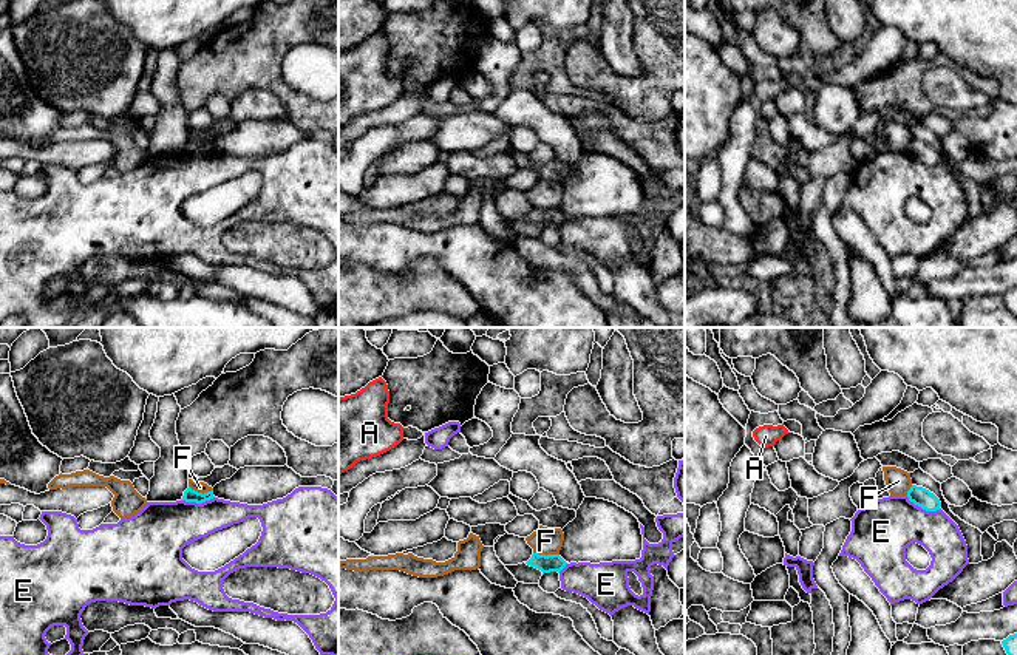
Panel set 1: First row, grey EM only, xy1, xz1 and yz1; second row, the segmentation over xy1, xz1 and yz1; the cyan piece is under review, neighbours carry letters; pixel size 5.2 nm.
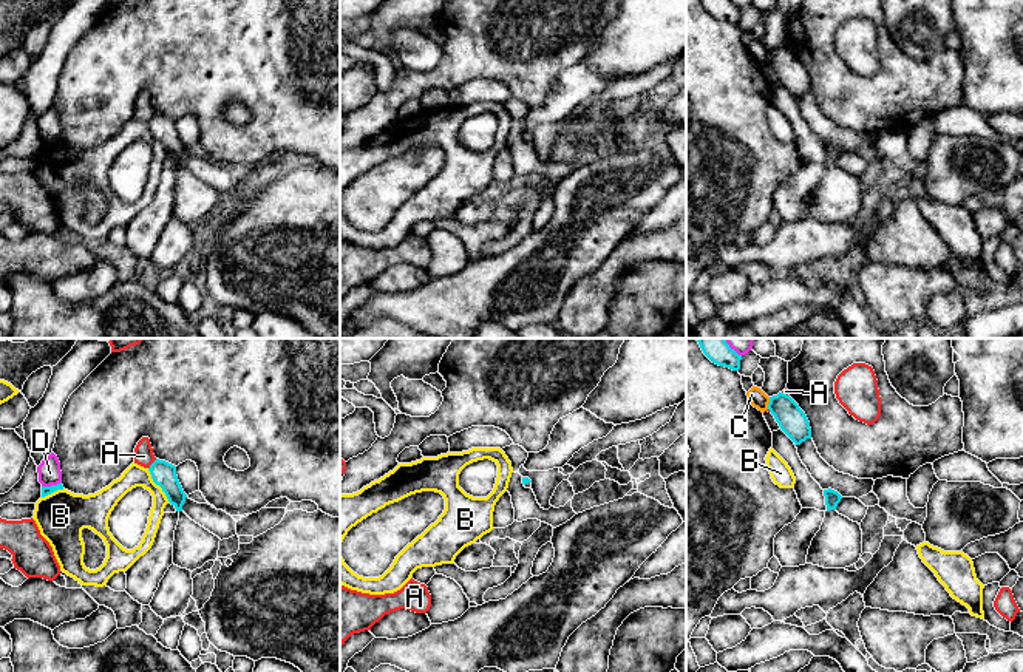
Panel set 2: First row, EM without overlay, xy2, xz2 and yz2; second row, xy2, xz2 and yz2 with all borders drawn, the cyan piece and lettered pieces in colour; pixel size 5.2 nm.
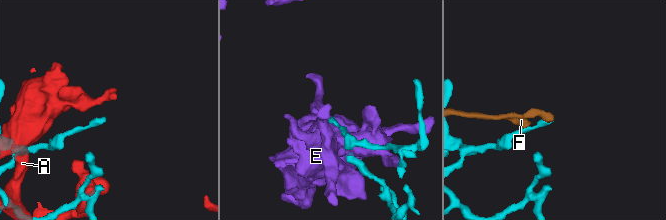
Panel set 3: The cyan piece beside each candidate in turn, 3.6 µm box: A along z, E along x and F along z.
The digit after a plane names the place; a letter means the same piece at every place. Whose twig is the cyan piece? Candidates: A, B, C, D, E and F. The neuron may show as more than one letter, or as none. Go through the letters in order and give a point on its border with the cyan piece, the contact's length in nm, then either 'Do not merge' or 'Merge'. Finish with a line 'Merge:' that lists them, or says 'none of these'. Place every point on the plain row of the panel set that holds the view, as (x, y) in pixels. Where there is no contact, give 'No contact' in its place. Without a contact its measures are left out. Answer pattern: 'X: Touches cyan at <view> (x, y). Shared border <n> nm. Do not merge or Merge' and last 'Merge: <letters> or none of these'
A: Touches cyan at xy2 (152, 118). Shared border 70 nm. Do not merge
B: Touches cyan at xy2 (158, 138). Shared border 200 nm. Do not merge
C: Touches cyan at yz2 (768, 57). Shared border 70 nm. Do not merge
D: Touches cyan at xy2 (51, 139). Shared border 110 nm. Do not merge
E: Touches cyan at yz1 (923, 162). Shared border 200 nm. Do not merge
F: Touches cyan at xz1 (544, 209). Shared border 140 nm. Do not merge
Merge: none of these

